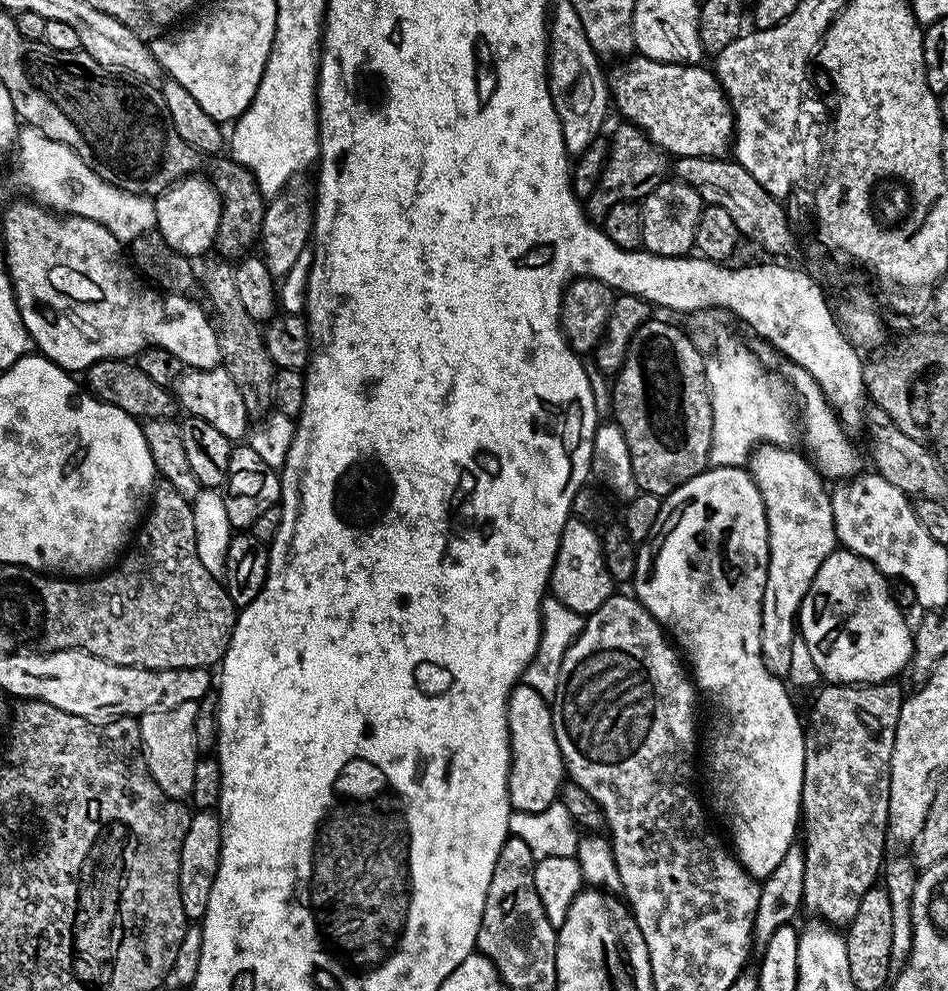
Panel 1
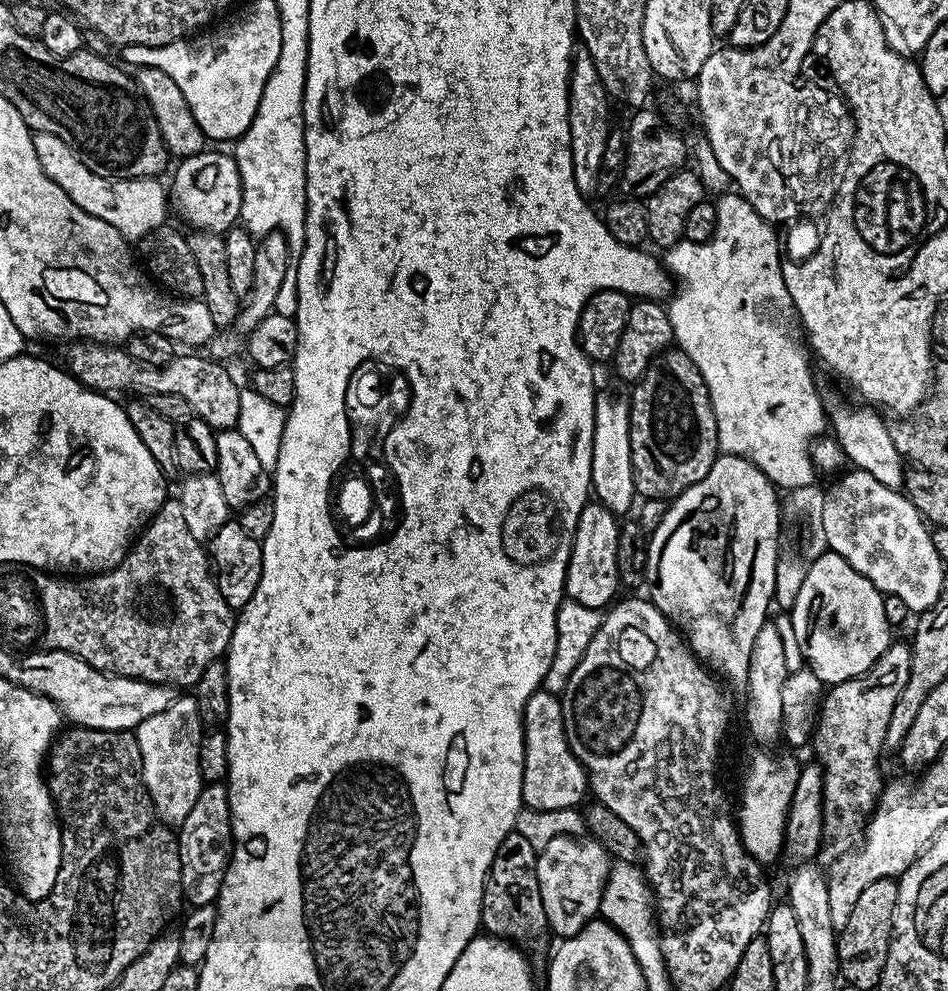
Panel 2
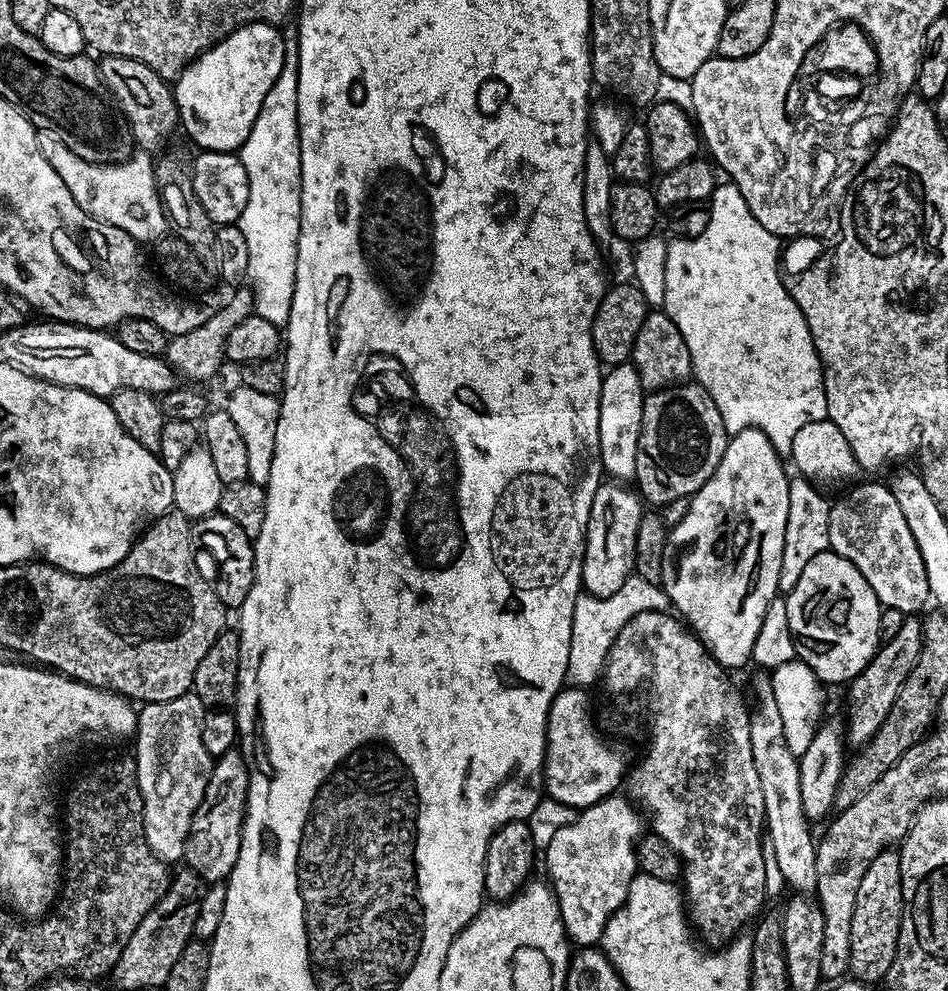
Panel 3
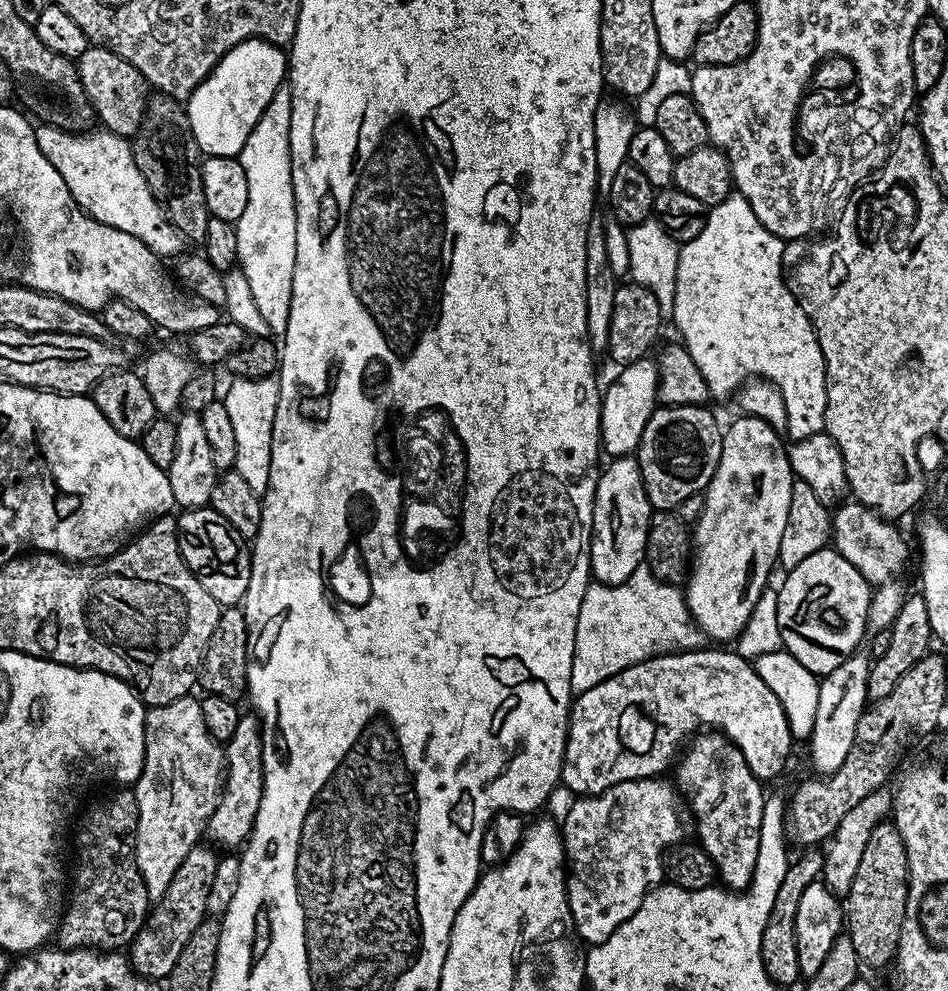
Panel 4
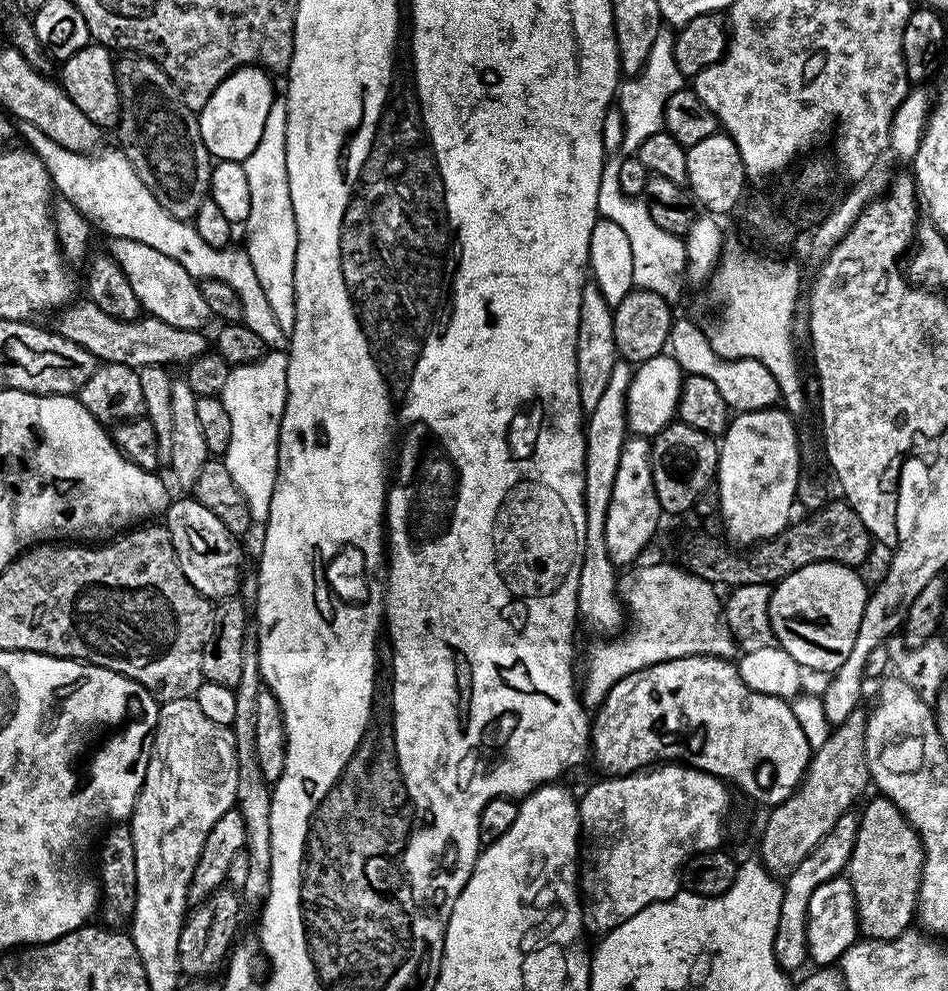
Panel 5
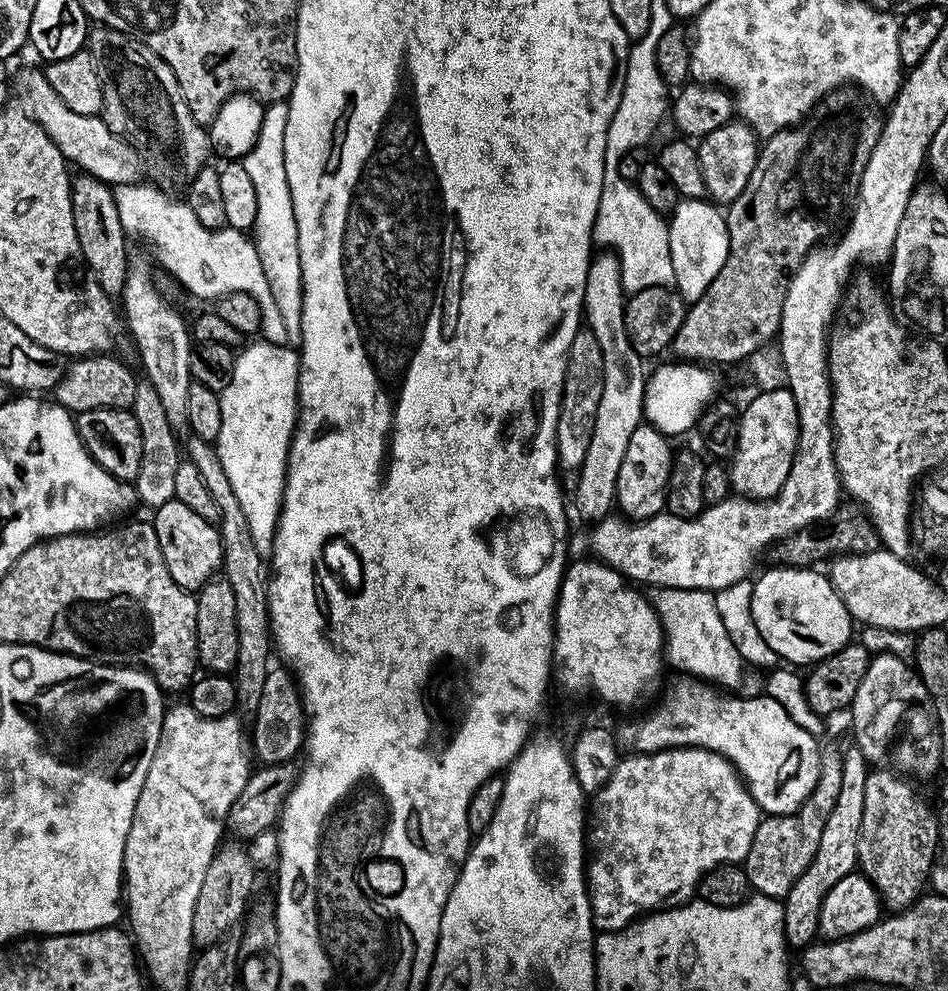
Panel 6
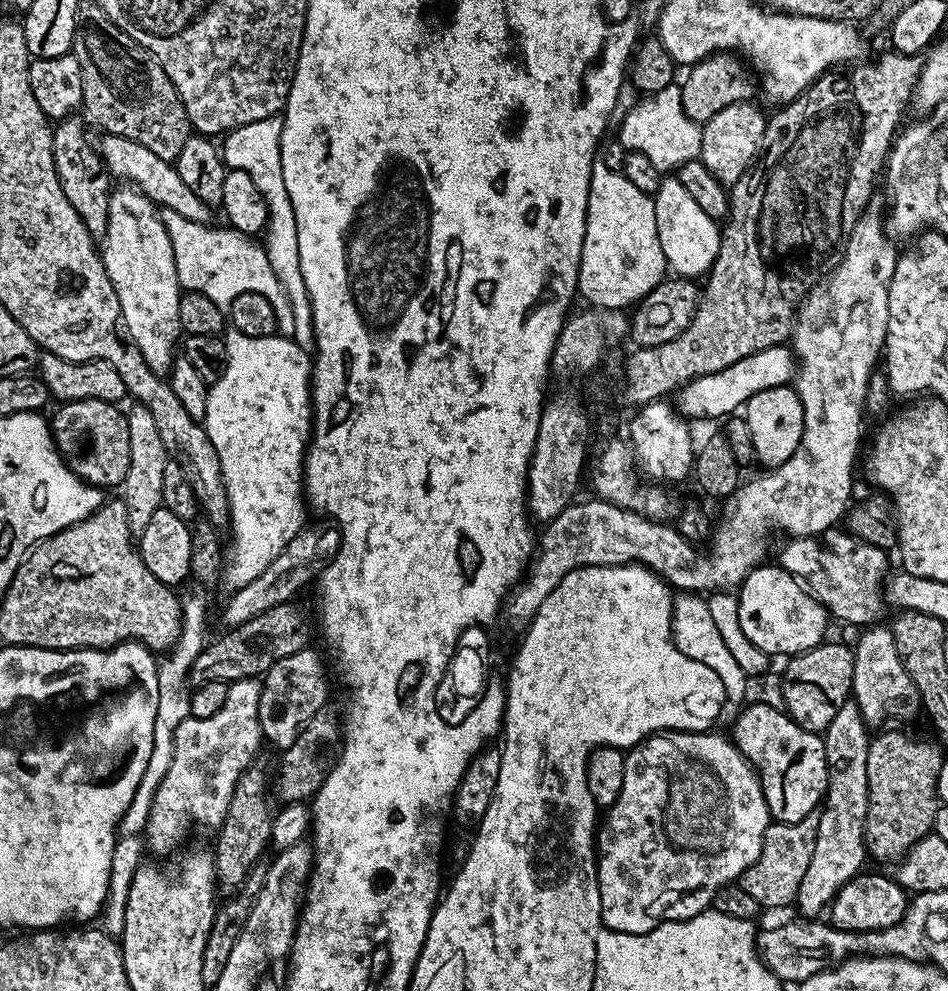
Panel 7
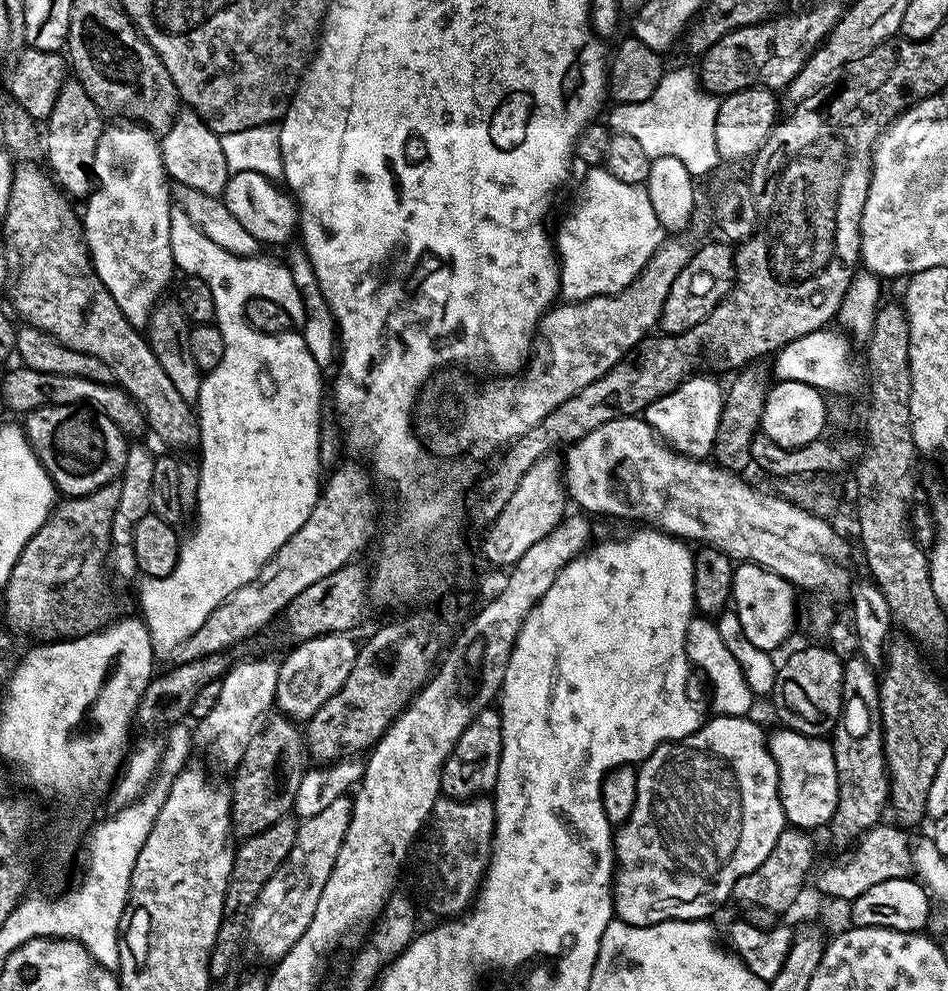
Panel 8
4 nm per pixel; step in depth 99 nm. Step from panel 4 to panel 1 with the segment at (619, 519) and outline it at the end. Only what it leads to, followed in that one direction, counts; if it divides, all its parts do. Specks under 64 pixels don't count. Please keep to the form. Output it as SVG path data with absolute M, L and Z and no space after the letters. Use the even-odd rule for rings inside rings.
M569 518L562 530L558 554L552 567L551 595L556 596L562 606L585 618L598 610L598 606L602 606L602 602L606 602L614 594L614 581L602 558L600 537L601 533L593 525L584 520Z

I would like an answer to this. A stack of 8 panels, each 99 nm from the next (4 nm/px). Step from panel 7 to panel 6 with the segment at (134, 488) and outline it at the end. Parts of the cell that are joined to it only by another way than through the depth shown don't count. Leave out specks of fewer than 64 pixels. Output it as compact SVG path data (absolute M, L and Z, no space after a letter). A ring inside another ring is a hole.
M140 378L136 381L134 402L130 411L138 418L138 430L142 430L142 470L138 470L134 481L136 499L149 510L160 508L166 502L176 499L174 494L174 478L182 459L182 444L176 441L177 429L170 426L166 413L162 410L162 401L158 398L158 390L150 381Z

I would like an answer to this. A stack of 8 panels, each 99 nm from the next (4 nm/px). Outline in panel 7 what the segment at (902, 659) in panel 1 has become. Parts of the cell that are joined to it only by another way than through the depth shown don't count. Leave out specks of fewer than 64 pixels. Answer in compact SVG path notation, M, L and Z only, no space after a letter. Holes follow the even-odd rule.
M755 568L738 588L738 616L750 642L772 658L791 658L825 643L830 617L827 608L785 568Z

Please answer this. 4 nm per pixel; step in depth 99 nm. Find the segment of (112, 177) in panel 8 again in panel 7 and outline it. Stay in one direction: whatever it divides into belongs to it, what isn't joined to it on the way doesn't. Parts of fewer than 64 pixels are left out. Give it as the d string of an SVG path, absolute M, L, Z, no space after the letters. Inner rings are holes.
M120 186L113 191L106 234L102 237L102 259L106 274L114 286L114 294L118 294L120 319L124 322L124 331L127 332L128 339L134 342L134 346L138 346L142 358L146 358L146 366L150 366L154 374L167 377L172 370L172 361L178 355L178 345L182 340L178 322L178 302L182 289L174 266L174 246L170 242L170 234L166 230L157 205L153 204L139 188Z

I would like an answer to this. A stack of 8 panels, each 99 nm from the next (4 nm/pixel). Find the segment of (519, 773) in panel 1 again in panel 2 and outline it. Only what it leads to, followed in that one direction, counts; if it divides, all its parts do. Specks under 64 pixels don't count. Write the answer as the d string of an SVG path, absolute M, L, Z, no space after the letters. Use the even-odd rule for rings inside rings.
M543 690L535 692L524 707L523 807L534 811L575 809L589 792L588 773L568 745L560 696Z

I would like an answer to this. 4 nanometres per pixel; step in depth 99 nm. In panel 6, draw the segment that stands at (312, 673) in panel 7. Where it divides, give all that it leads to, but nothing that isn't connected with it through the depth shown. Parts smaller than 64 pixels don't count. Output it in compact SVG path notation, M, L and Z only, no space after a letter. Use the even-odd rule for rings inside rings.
M273 667L268 673L258 710L254 713L256 725L250 728L250 744L254 756L260 759L261 765L287 764L295 761L296 751L306 744L306 713L300 695L300 686L295 675L287 667Z

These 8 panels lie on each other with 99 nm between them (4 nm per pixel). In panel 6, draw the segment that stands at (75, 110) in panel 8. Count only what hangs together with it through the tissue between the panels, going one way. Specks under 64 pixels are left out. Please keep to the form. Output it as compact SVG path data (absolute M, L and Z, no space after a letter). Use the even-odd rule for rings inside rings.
M87 174L73 175L71 181L74 230L78 230L78 246L82 246L82 258L86 266L91 268L98 286L102 286L105 294L113 298L119 297L128 277L130 237L118 215L116 193L109 185Z

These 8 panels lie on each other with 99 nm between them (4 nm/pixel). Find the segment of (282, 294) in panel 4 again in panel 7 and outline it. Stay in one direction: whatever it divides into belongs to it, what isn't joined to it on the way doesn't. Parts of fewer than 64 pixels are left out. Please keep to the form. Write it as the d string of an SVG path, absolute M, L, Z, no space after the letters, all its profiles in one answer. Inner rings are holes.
M283 115L262 118L258 122L250 122L223 137L222 155L228 168L246 170L250 174L254 186L258 186L258 194L268 207L268 226L262 233L262 247L282 290L288 296L294 322L290 325L290 338L302 350L312 354L316 351L316 335L312 325L312 303L306 290L306 282L302 278L302 262L298 262L298 222L294 218L294 206L290 202L290 194L286 194L286 182L282 179L282 138Z

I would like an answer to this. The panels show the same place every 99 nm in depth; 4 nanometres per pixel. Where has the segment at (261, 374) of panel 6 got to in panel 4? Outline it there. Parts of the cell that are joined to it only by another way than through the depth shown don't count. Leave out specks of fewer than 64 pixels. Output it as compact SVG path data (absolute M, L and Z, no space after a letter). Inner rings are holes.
M267 376L257 380L231 381L228 393L222 396L226 411L230 413L230 423L234 425L238 445L238 458L236 459L235 472L246 478L250 490L264 493L270 482L270 442L274 430L274 414L278 410L280 397L279 379Z

